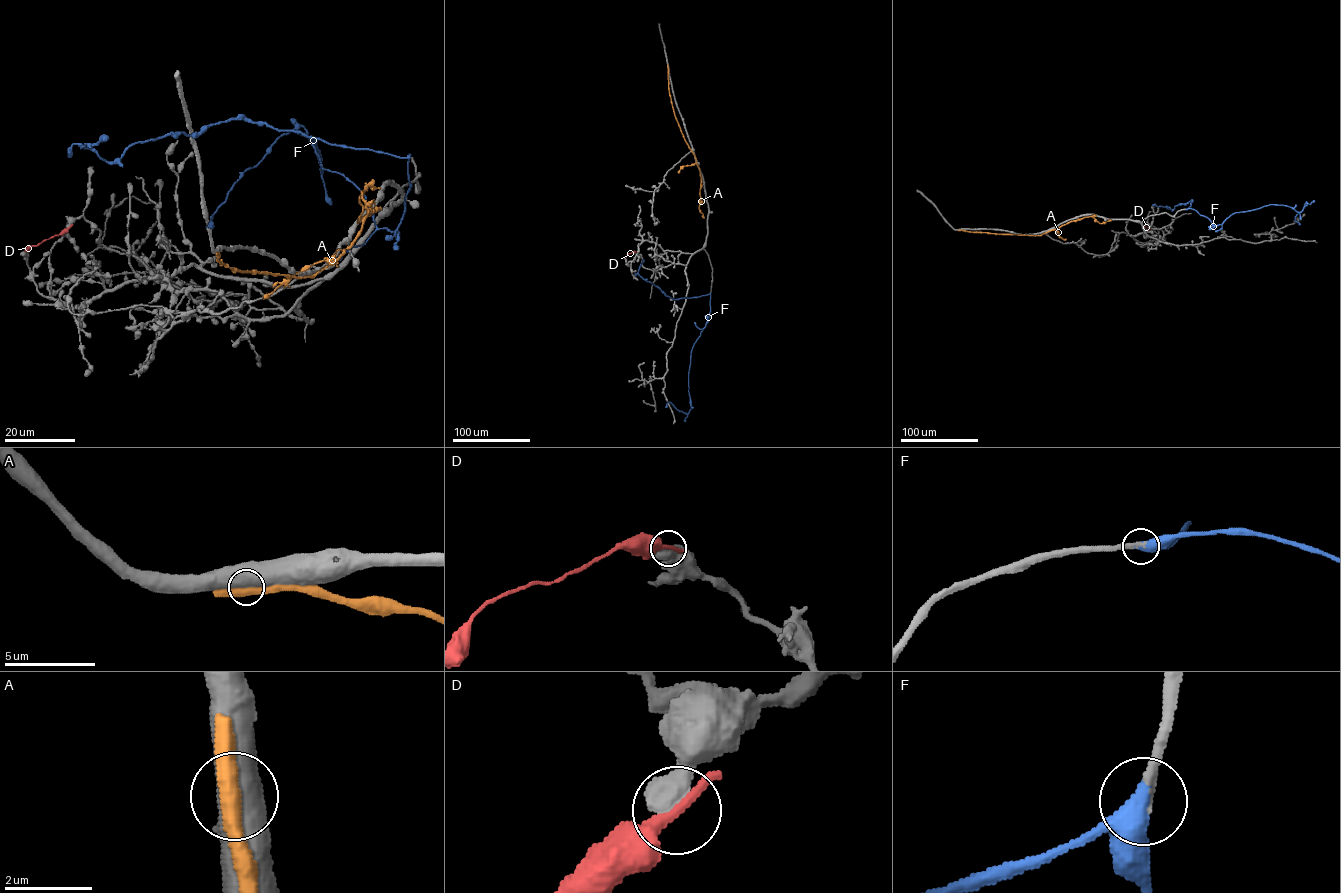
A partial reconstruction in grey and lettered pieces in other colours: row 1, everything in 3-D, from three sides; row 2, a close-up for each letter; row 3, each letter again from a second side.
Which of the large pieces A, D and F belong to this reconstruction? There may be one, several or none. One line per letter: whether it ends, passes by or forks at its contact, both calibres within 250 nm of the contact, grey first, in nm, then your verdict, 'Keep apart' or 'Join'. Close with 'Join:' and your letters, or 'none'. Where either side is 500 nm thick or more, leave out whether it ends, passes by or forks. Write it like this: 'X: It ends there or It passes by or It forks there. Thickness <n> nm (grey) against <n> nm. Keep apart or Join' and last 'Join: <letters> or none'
A: Thickness 750 nm (grey) against 420 nm. Keep apart
D: Thickness 650 nm (grey) against 280 nm. Keep apart
F: It passes by. Thickness 240 nm (grey) against 440 nm. Join
Join: F

